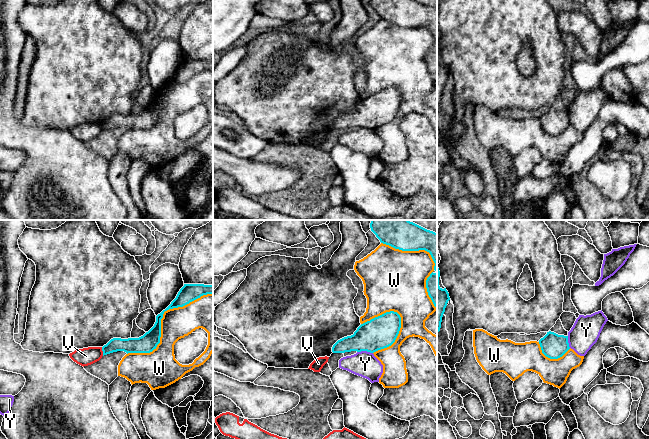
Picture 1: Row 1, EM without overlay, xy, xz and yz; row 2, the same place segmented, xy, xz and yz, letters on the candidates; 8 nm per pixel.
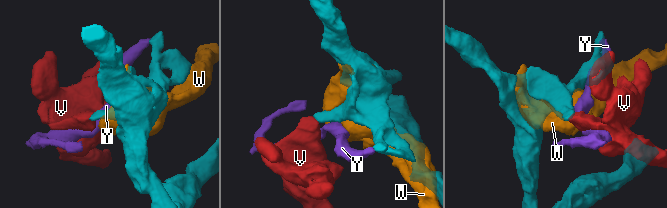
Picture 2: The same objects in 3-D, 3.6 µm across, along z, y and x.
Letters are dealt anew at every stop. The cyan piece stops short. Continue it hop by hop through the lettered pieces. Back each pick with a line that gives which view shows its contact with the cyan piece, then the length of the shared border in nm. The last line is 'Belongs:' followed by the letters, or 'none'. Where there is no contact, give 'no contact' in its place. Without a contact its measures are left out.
Belongs: none

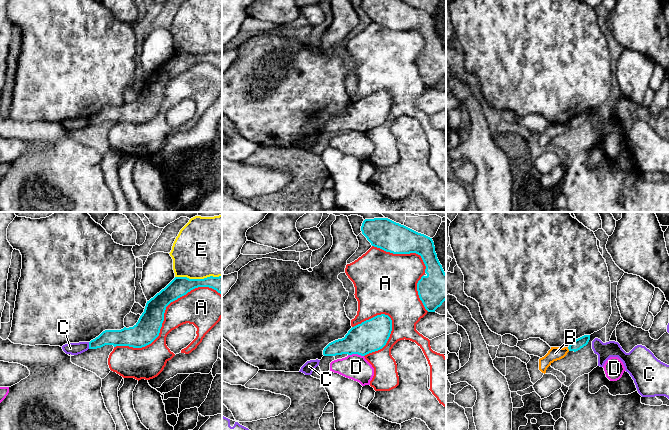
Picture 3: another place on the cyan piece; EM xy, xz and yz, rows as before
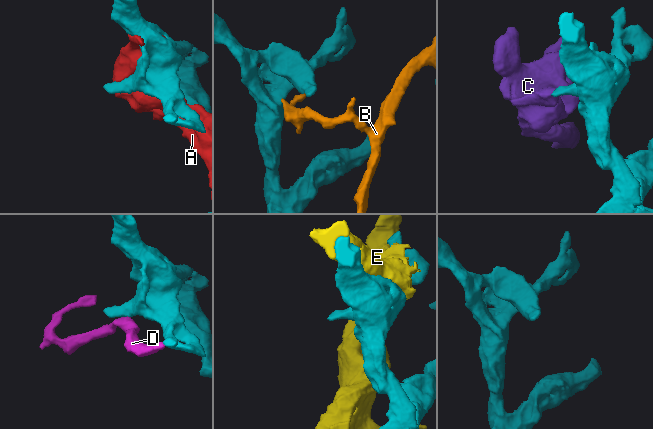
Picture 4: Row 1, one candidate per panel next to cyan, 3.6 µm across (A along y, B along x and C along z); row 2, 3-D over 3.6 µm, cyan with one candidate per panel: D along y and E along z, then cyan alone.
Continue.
Belongs: none

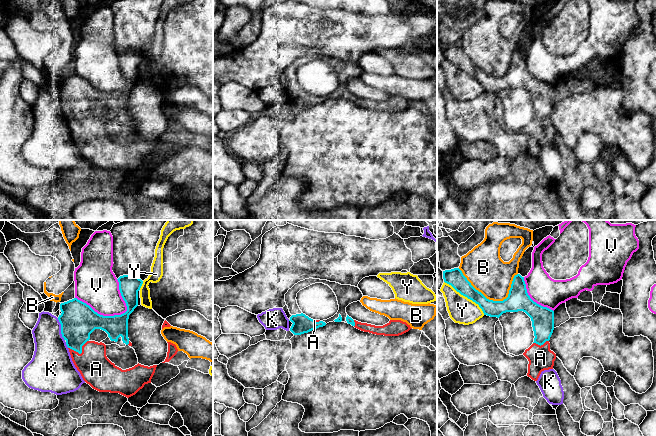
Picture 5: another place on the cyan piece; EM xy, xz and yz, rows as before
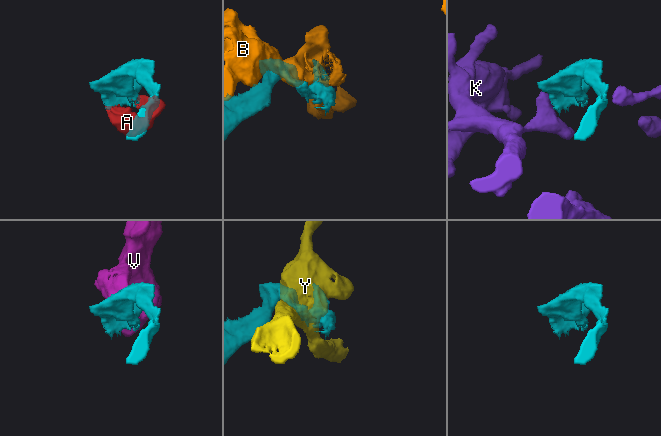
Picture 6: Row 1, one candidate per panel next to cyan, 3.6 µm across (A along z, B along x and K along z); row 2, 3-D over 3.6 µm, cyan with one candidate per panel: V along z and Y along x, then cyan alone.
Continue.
A: contact in xy; length 180 nm
Belongs: A

